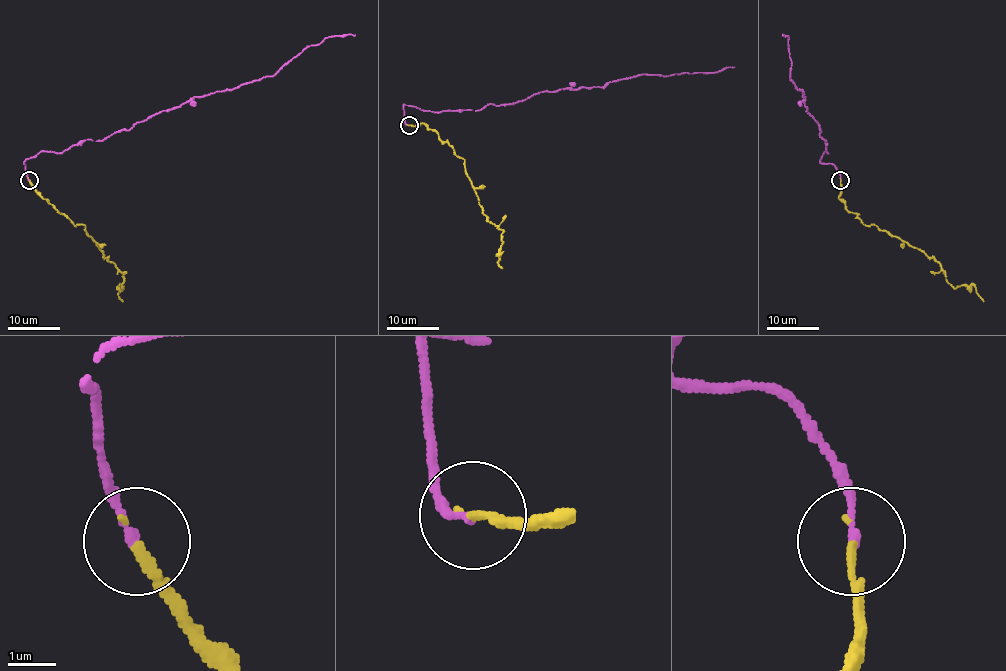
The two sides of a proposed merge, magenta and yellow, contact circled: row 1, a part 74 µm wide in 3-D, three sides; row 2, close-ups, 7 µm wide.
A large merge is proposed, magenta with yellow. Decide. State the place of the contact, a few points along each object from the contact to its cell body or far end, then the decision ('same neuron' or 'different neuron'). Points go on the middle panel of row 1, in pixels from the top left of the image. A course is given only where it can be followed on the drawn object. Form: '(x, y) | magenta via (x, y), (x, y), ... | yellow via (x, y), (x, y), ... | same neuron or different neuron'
(409, 125) | magenta via (409, 124), (404, 118), (406, 105), (421, 110), (481, 110), (542, 92), (734, 67) | yellow via (409, 124), (422, 123), (434, 130), (464, 160), (466, 174), (487, 219), (502, 231), (497, 263), (502, 268) | same neuron

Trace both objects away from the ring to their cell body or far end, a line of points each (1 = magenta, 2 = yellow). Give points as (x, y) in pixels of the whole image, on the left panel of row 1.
1: (30, 180), (24, 163), (41, 151), (102, 141), (195, 97), (273, 76), (325, 38), (354, 35)
2: (30, 180), (74, 225), (85, 226), (122, 273), (123, 287), (119, 285), (118, 296), (123, 301)

